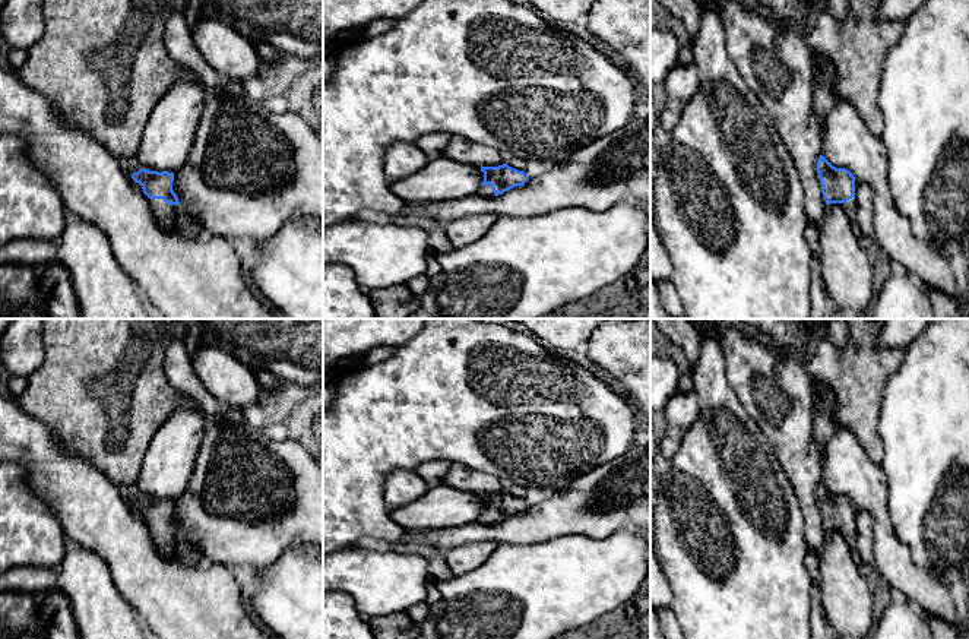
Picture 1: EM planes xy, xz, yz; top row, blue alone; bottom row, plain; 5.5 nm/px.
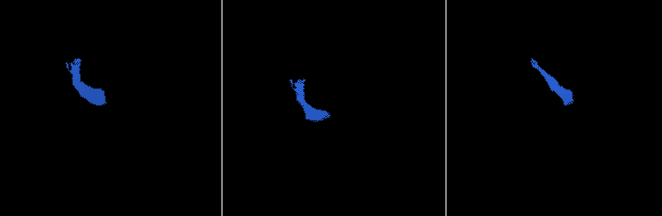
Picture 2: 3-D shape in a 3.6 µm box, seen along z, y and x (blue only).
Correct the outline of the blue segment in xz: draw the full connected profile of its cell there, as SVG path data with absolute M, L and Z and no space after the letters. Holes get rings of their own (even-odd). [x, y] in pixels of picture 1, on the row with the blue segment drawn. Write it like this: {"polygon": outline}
{"polygon": "M507 164L498 167L481 167L484 173L484 181L476 194L482 197L493 197L503 194L504 192L523 186L528 181L525 171L514 170Z"}

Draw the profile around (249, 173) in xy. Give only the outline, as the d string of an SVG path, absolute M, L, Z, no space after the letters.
M219 75L219 88L205 91L205 110L187 162L174 171L172 190L189 215L212 235L228 241L266 241L292 219L323 225L323 139L298 114L269 114L251 101L241 83Z

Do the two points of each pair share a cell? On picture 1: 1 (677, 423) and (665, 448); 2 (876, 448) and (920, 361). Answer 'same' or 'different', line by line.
1: same
2: different

